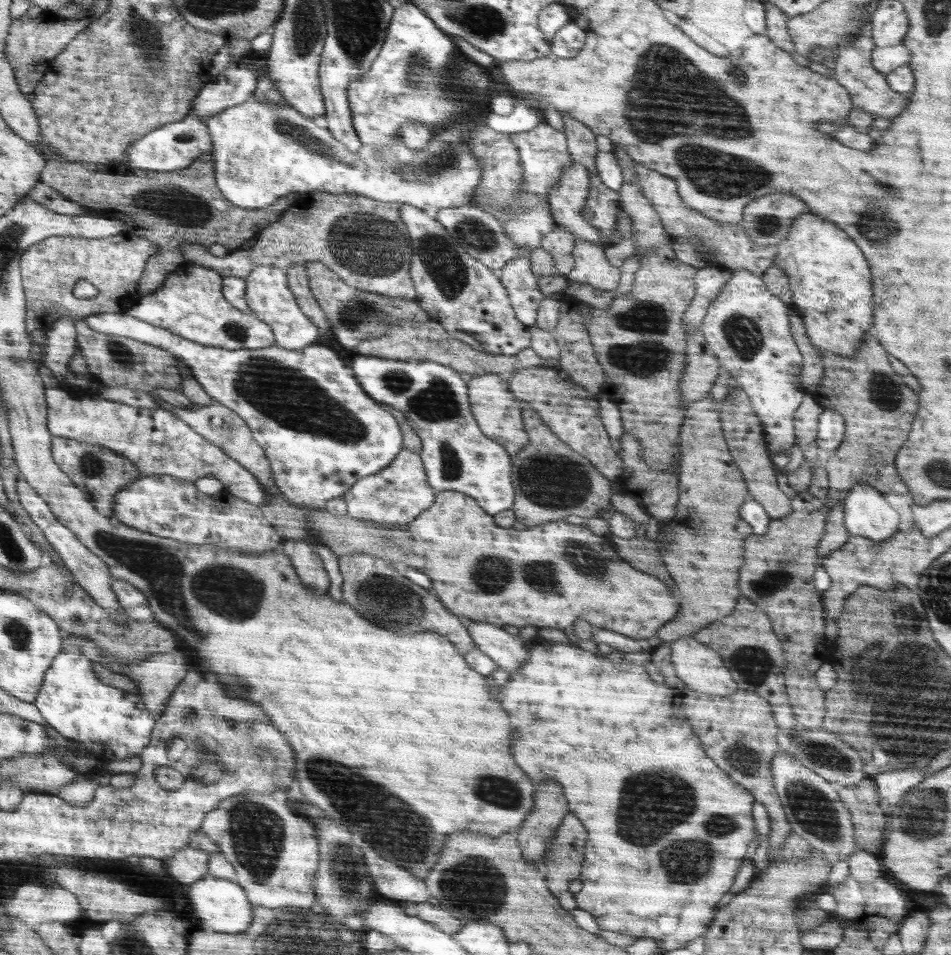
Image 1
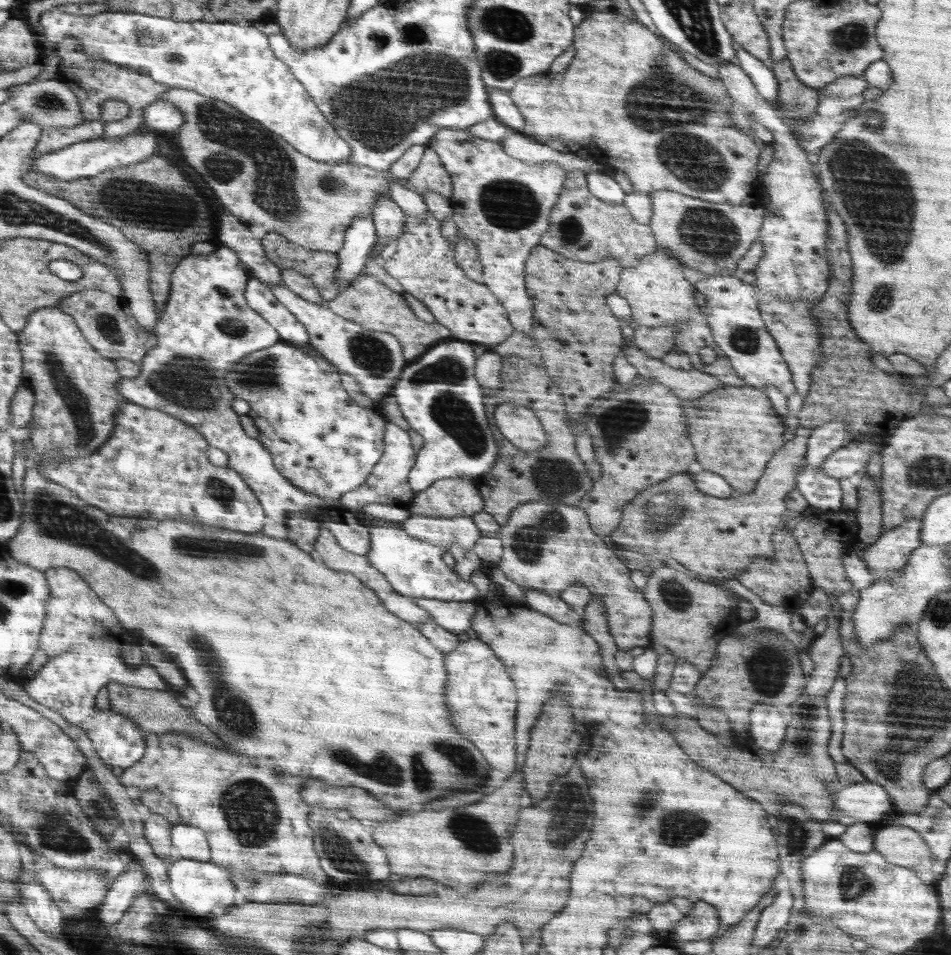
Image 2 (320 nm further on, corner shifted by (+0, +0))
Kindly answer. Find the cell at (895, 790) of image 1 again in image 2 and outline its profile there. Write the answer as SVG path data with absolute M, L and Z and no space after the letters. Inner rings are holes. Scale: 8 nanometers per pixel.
M868 780L841 787L834 805L842 815L854 818L856 823L881 821L885 813L893 810L888 791Z

